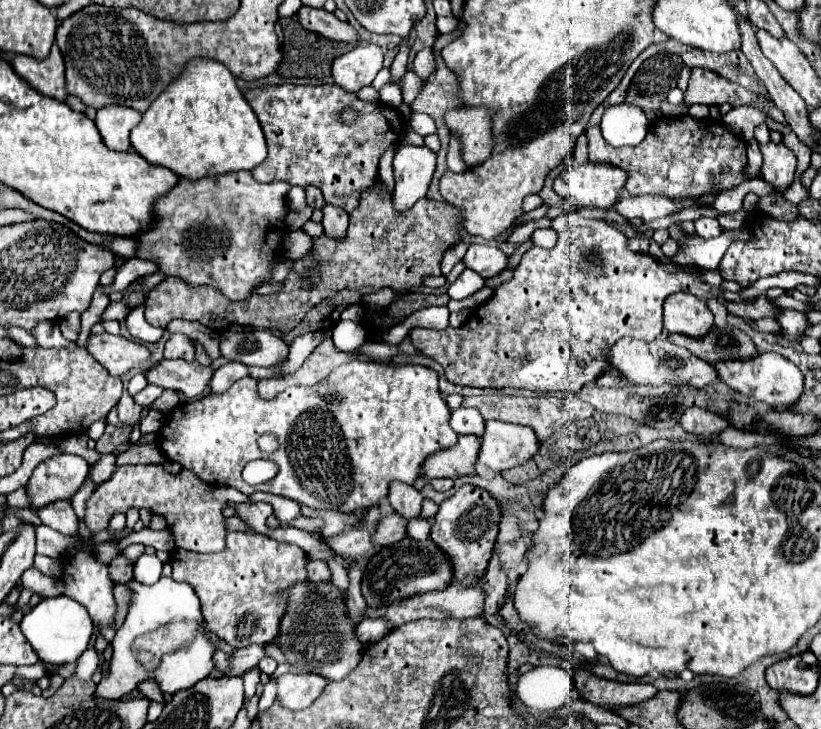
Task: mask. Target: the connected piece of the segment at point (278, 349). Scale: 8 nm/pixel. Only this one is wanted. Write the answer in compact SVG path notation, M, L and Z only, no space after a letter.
M226 331L220 337L220 353L244 365L274 367L288 357L288 345L272 331Z

